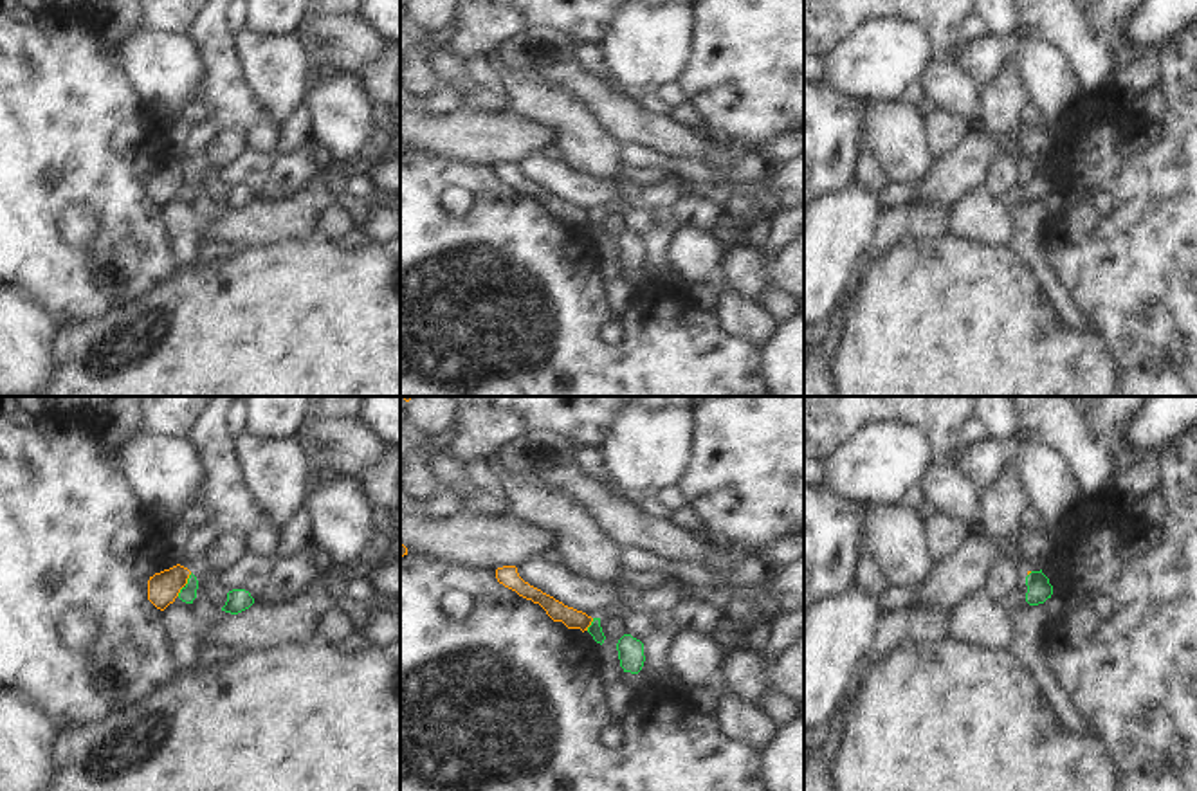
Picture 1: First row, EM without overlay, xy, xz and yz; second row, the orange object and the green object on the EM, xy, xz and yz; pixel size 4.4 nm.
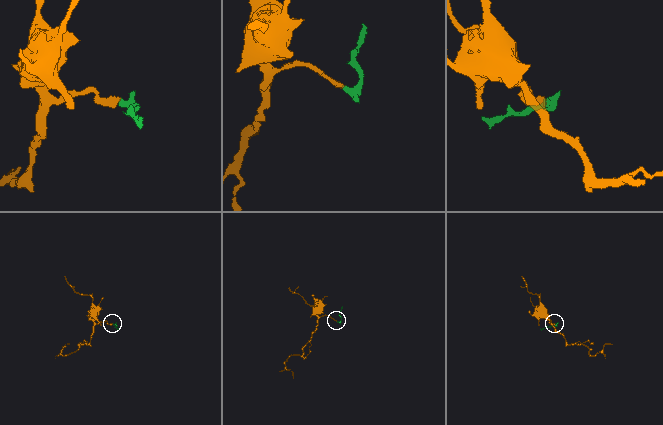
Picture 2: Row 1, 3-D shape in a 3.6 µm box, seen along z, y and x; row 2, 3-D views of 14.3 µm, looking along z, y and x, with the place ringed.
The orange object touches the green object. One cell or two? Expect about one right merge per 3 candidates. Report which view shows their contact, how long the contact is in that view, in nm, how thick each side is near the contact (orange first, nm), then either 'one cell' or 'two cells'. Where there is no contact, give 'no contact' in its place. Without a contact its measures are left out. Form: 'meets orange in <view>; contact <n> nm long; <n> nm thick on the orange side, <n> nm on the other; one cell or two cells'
meets orange in xy; contact 120 nm long; 140 nm thick on the orange side, 70 nm on the other; two cells

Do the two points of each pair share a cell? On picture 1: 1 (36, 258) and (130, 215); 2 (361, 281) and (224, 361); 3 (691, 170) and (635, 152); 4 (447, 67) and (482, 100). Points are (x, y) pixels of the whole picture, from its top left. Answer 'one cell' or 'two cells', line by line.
1: one cell
2: one cell
3: one cell
4: one cell

